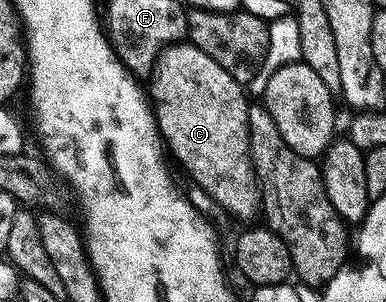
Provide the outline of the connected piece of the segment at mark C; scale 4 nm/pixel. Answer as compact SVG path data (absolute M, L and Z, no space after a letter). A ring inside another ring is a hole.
M173 43L160 53L152 67L152 84L147 84L146 91L171 158L192 174L193 181L222 210L240 219L259 216L262 204L248 145L250 100L244 96L245 88L193 43Z

